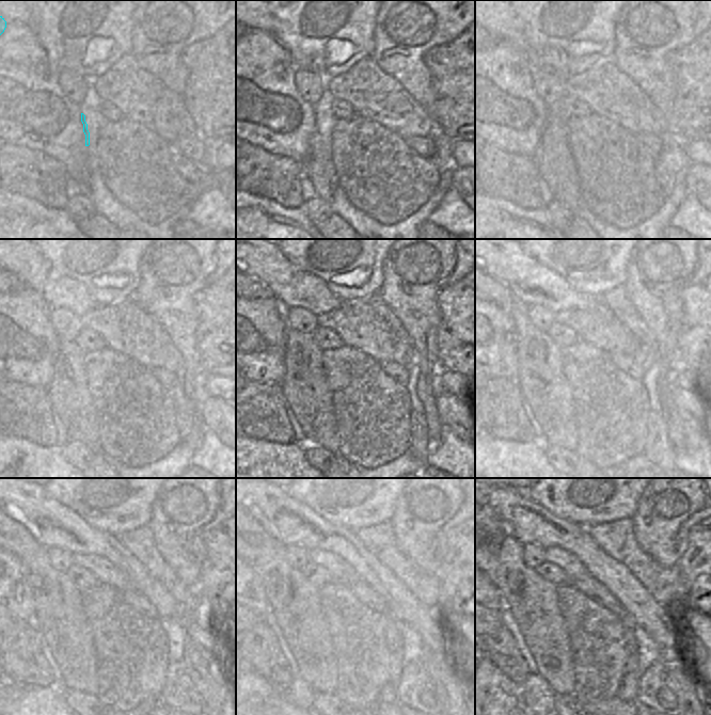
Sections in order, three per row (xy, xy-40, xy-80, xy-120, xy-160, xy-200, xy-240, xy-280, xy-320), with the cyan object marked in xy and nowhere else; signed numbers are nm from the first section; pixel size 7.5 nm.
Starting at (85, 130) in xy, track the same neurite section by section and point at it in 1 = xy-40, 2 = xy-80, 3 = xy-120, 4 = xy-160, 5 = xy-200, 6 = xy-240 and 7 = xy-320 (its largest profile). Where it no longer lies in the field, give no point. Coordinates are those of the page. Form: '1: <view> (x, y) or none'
1: xy-40 (318, 168)
2: xy-80 (553, 158)
3: xy-120 (68, 393)
4: xy-160 (304, 385)
5: xy-200 (539, 376)
6: xy-240 (62, 621)
7: xy-320 (533, 601)

